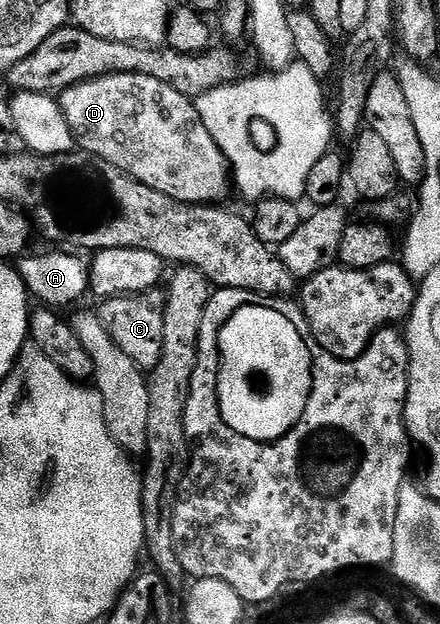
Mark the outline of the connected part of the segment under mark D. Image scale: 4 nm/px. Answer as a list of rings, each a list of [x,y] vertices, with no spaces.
[[[112,73],[67,87],[59,95],[59,104],[73,132],[74,142],[84,152],[111,163],[131,179],[188,205],[220,206],[228,199],[229,189],[231,193],[229,161],[223,151],[219,151],[215,139],[211,139],[211,131],[203,127],[196,104],[179,95],[175,87],[167,87],[167,83],[151,79],[151,75]]]

